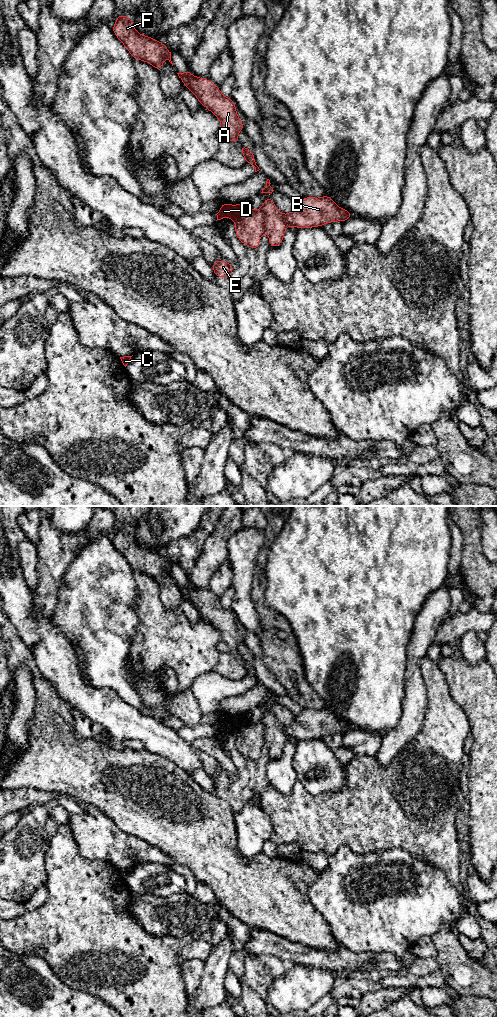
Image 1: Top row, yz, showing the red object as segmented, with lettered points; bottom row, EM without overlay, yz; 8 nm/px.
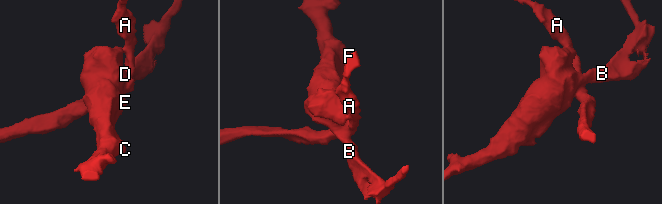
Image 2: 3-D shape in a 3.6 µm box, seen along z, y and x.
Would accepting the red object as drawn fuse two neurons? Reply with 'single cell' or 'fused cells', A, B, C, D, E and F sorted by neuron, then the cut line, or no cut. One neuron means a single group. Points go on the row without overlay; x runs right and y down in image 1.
fused cells | A F / B C D E | yz (259, 721), (264, 727), (265, 743)

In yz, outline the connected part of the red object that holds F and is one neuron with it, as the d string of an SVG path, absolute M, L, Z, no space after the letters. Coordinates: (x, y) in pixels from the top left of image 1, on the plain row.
M118 526L112 543L127 560L133 571L145 573L158 583L161 582L165 570L173 578L171 564L164 555L149 548L139 546L135 542L131 530Z

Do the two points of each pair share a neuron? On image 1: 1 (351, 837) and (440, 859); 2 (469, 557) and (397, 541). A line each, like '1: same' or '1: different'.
1: same
2: different

